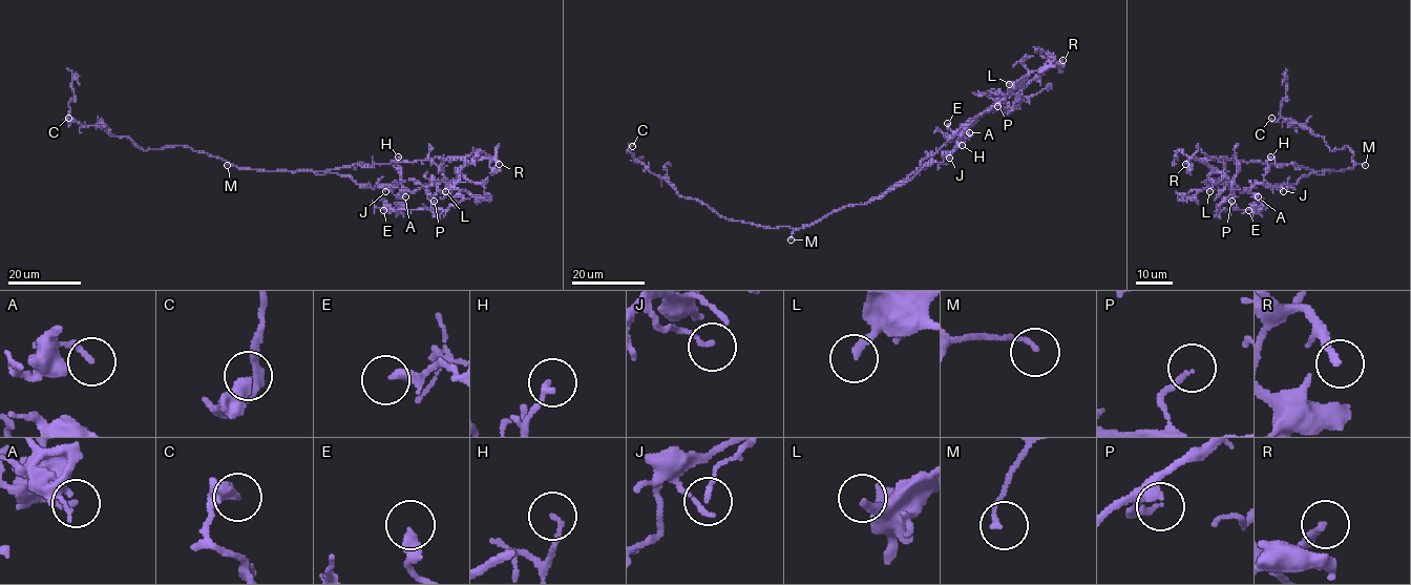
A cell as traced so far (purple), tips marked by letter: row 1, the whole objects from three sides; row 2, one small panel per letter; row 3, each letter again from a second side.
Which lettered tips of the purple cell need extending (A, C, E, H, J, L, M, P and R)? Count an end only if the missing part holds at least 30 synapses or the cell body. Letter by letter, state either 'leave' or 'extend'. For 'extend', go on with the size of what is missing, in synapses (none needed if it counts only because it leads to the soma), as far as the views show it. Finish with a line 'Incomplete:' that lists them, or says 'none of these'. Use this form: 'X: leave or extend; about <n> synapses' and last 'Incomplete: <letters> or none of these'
A: leave
C: leave
E: leave
H: leave
J: leave
L: leave
M: leave
P: leave
R: extend
Incomplete: R

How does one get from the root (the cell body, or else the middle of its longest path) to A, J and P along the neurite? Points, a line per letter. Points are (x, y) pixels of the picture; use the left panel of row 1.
A: (319, 171), (436, 157), (460, 158), (465, 163), (456, 183), (441, 182), (400, 192), (405, 196)
J: (319, 171), (436, 157), (460, 158), (465, 163), (453, 185), (441, 182), (408, 191), (399, 184), (385, 191)
P: (319, 171), (436, 157), (462, 159), (465, 163), (457, 171), (453, 203), (441, 210), (432, 206), (434, 201)

